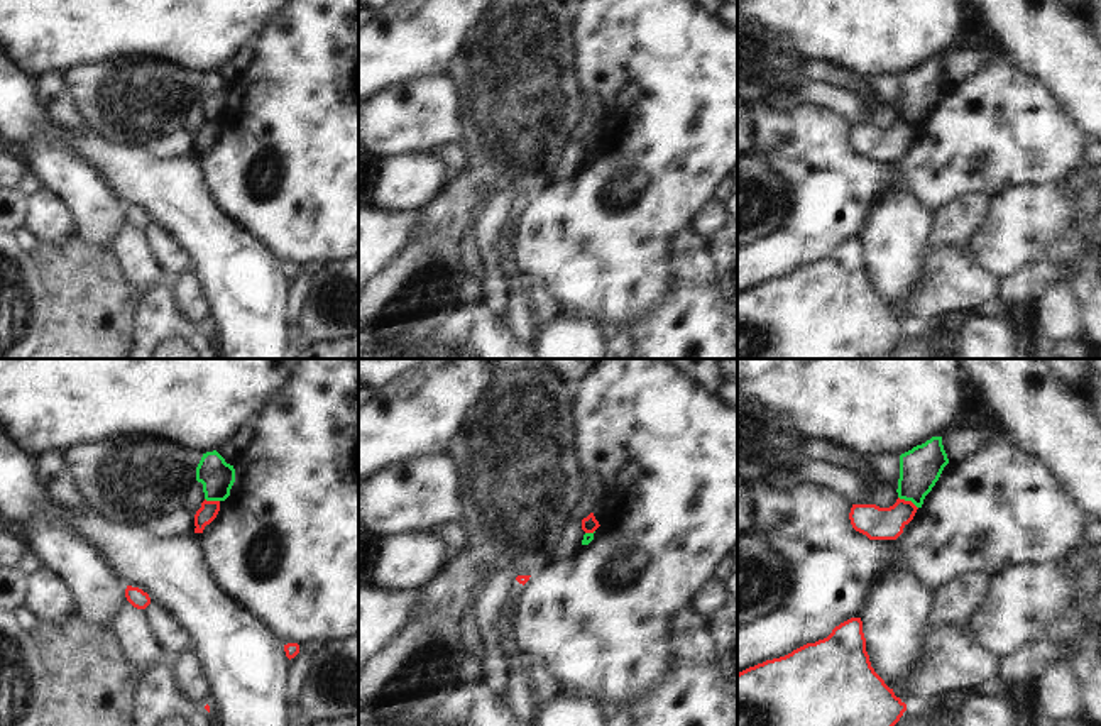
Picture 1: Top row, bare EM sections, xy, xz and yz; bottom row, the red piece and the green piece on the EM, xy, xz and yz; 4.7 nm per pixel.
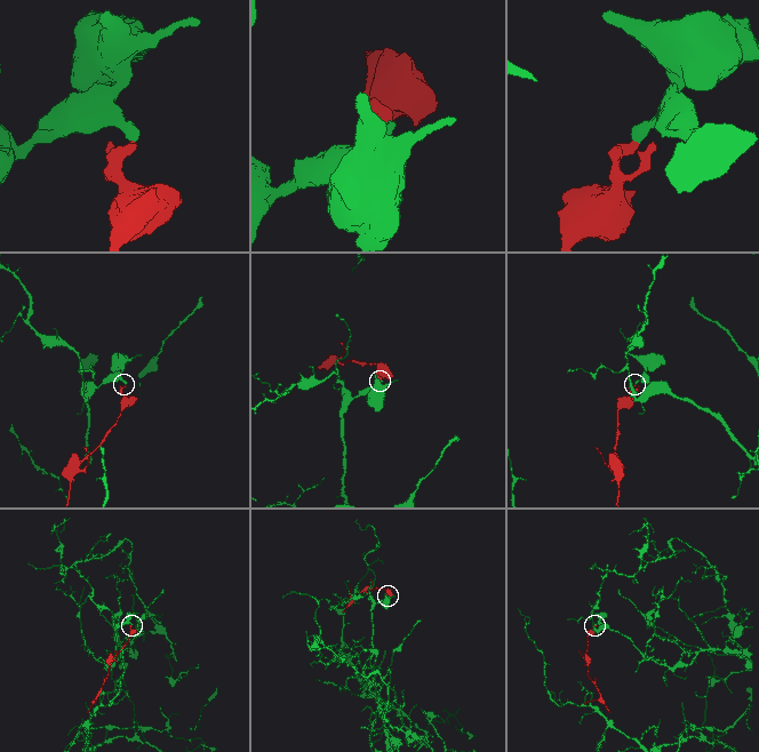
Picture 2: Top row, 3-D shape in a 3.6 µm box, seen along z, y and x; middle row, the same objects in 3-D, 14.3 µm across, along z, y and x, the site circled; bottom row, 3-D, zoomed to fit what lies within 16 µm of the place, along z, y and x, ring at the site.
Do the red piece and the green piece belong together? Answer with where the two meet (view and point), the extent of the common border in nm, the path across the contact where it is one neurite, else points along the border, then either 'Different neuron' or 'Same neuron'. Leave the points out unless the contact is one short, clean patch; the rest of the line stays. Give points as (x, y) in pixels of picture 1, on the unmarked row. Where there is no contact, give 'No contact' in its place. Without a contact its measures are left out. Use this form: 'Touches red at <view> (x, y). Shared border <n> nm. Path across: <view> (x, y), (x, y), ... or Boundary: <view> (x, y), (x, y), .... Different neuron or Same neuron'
Touches red at yz (909, 122). Shared border 110 nm. Boundary: yz (898, 117), (917, 129). Different neuron

